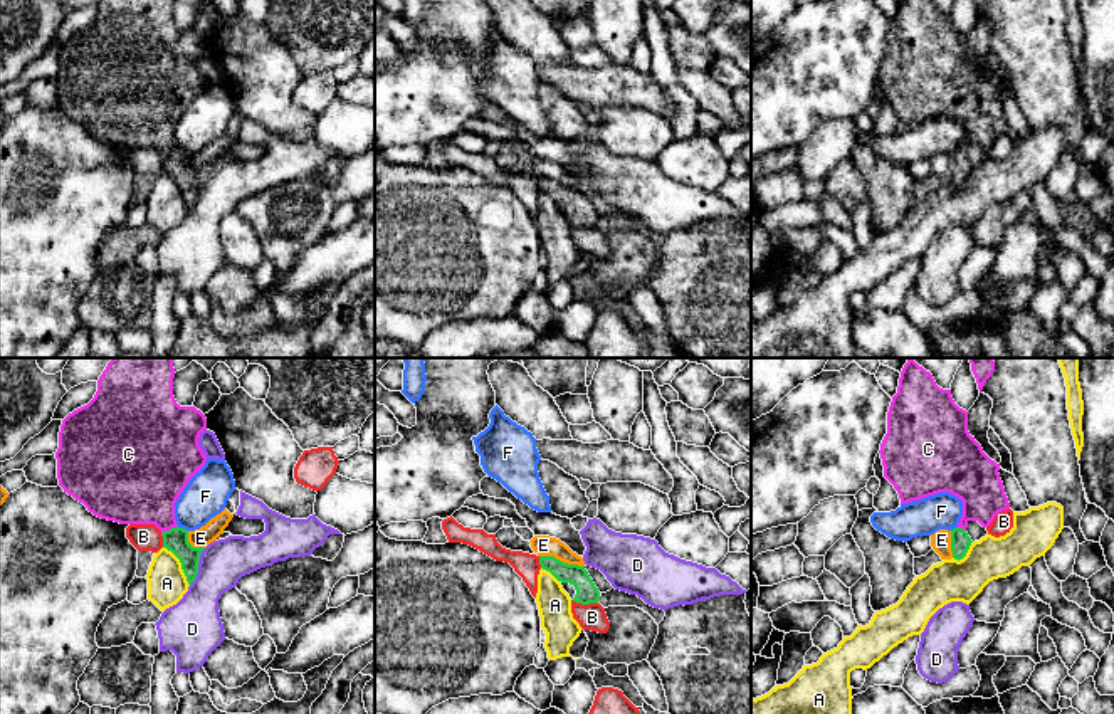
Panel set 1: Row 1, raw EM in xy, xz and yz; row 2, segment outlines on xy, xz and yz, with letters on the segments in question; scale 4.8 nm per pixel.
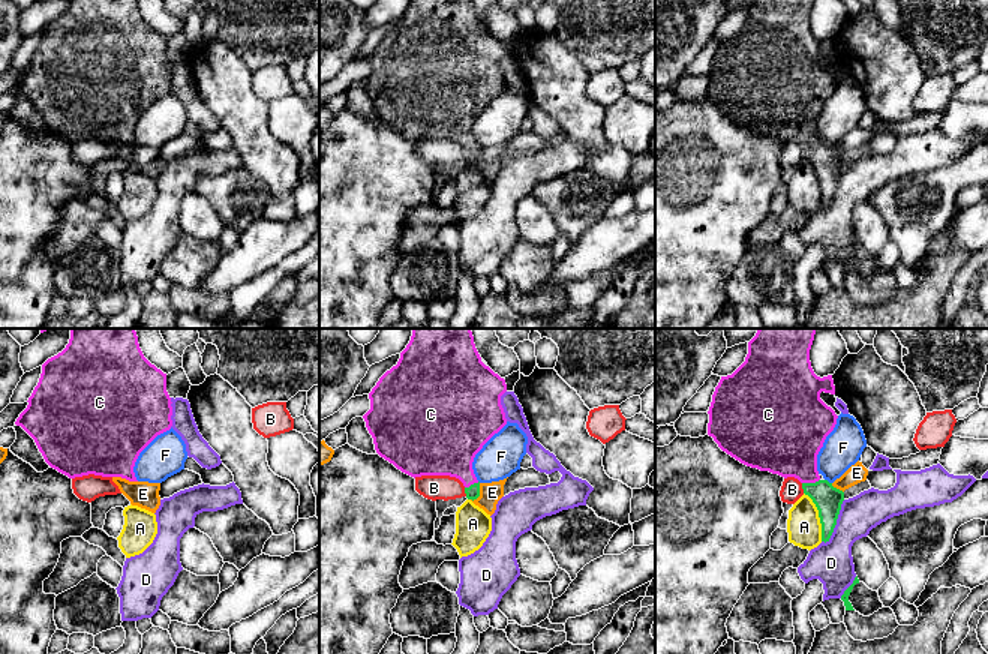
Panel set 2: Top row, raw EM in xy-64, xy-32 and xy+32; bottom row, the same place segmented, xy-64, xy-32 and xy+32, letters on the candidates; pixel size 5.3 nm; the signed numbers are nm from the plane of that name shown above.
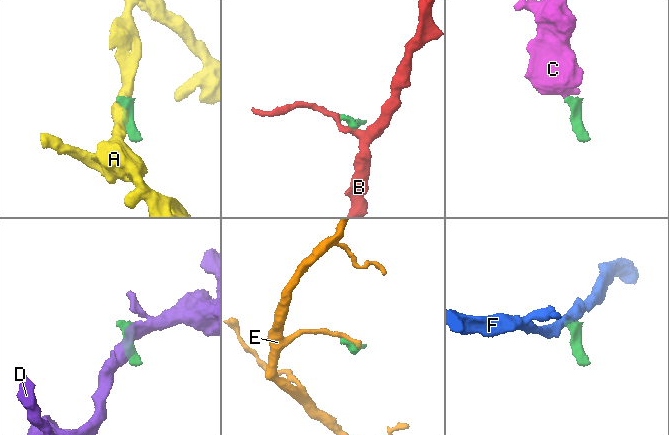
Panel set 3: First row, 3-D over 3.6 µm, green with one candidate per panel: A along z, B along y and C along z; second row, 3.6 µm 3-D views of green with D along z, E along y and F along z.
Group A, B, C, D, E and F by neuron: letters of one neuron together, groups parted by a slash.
A / B / C / D / E / F

